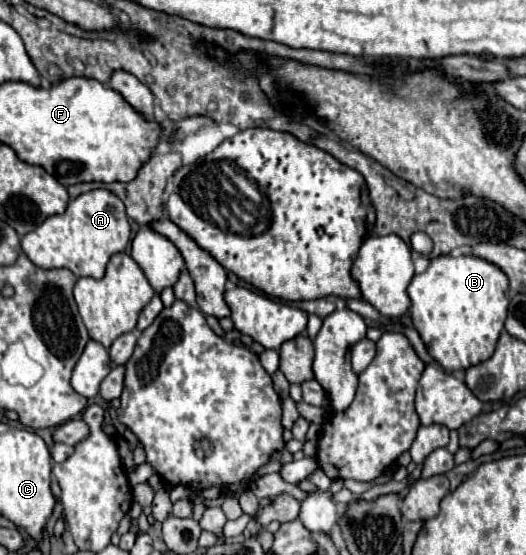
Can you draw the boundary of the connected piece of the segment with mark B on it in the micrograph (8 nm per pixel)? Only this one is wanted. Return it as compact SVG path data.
M472 255L436 257L430 261L430 267L424 273L414 275L412 283L408 285L408 295L412 301L412 325L420 333L430 357L446 373L466 371L468 367L474 367L494 355L494 347L498 343L508 315L508 279L496 265Z

